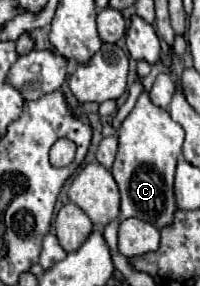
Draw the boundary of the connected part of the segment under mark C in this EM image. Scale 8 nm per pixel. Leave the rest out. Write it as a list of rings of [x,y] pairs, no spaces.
[[[143,92],[119,128],[119,152],[111,168],[121,192],[121,216],[103,228],[103,238],[111,250],[111,256],[115,256],[115,236],[121,220],[137,216],[157,228],[169,226],[173,222],[173,214],[177,210],[173,196],[173,174],[181,146],[181,126],[171,120],[167,110],[149,102],[149,94]]]

